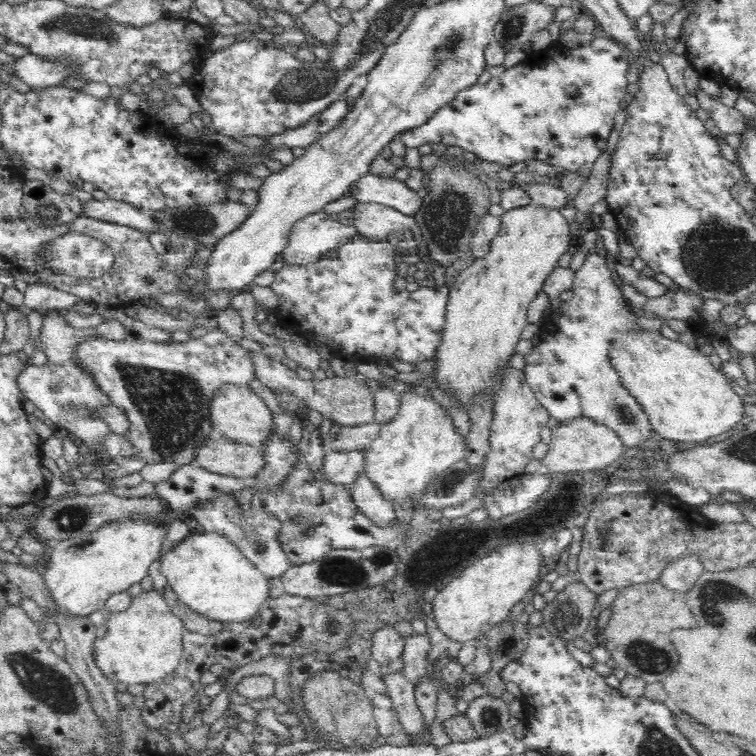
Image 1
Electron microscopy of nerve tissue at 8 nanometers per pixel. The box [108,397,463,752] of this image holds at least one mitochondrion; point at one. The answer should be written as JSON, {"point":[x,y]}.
{"point":[343,572]}

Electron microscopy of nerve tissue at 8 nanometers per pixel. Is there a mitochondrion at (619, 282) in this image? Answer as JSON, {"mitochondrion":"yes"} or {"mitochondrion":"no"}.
{"mitochondrion":"no"}

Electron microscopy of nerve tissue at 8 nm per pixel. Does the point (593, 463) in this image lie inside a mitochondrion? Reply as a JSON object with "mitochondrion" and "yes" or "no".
{"mitochondrion":"no"}

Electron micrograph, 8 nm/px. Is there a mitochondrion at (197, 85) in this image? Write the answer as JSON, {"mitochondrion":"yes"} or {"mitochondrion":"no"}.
{"mitochondrion":"no"}

